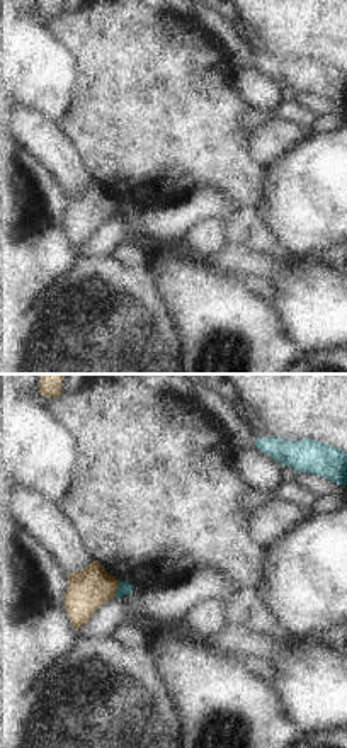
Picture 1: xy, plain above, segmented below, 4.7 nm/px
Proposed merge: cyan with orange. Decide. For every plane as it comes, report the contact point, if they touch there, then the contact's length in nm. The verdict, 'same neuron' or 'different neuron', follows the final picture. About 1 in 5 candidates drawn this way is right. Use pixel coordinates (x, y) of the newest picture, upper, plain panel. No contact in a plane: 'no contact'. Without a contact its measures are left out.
(118, 209) | 90 nm

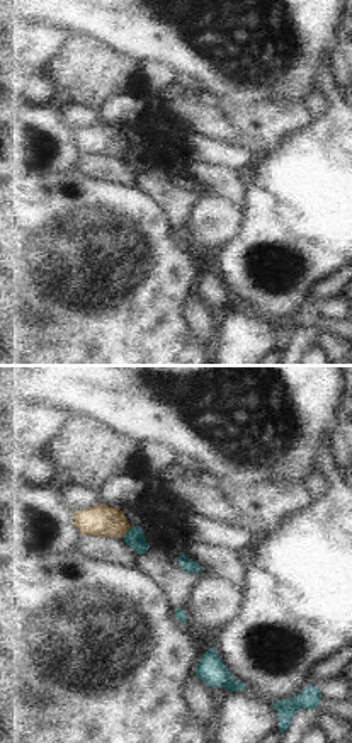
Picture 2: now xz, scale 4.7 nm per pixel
(126, 152) | 70 nm

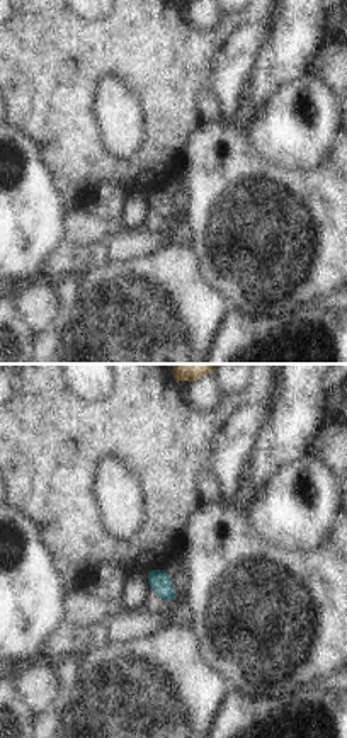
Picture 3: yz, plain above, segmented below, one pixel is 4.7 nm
no contact

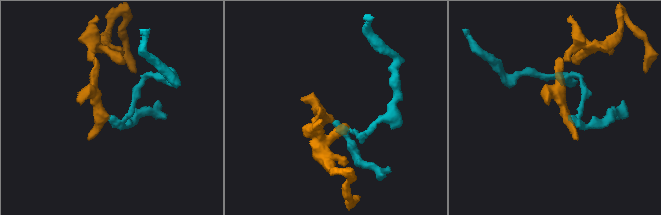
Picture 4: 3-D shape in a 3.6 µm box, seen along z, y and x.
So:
different neuron

